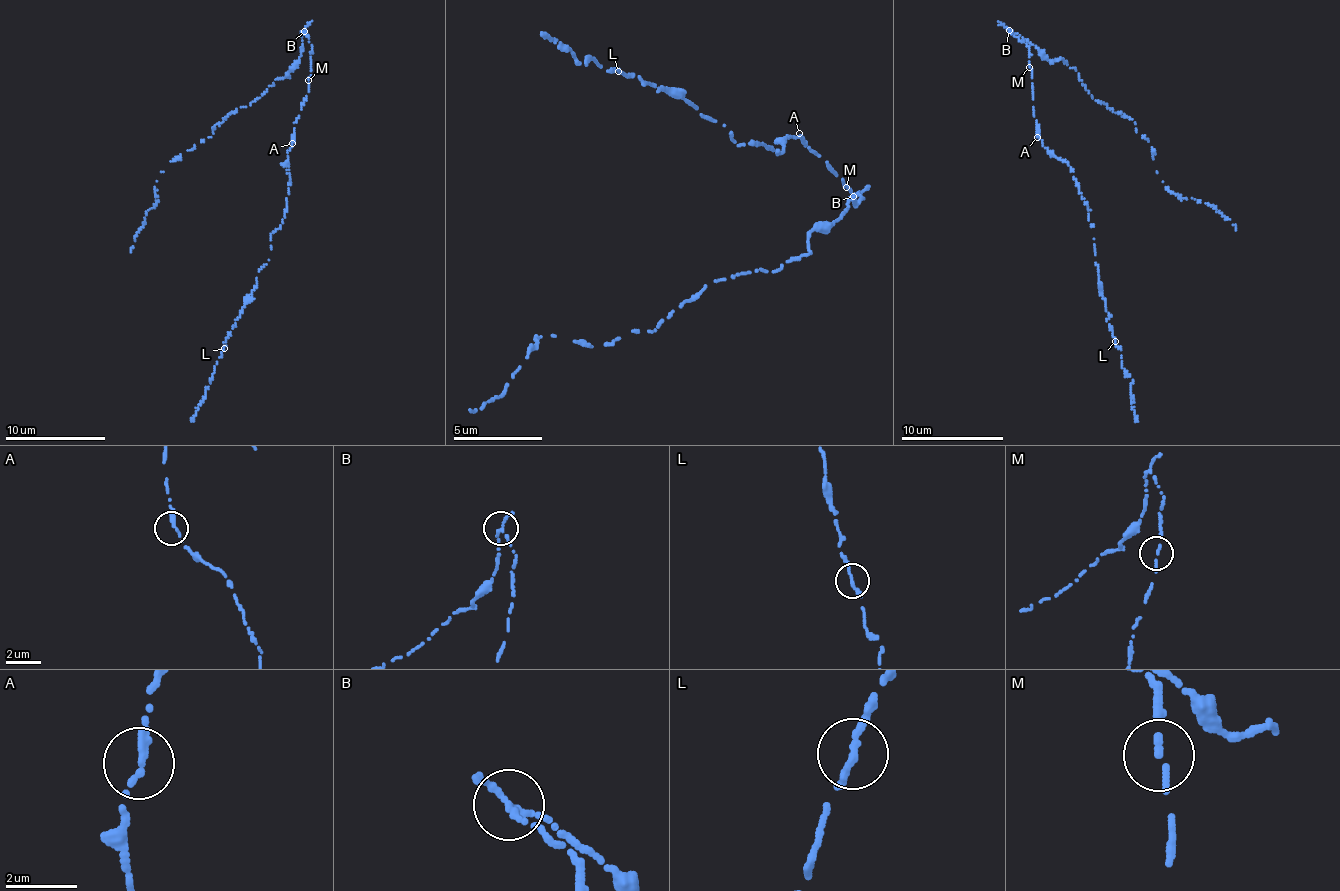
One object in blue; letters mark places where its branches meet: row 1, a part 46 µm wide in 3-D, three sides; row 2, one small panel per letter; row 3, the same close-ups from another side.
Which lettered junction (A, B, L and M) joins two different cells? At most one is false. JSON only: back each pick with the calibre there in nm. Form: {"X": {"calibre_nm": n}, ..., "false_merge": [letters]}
{"B": {"calibre_nm": 320}, "false_merge": ["B"]}

